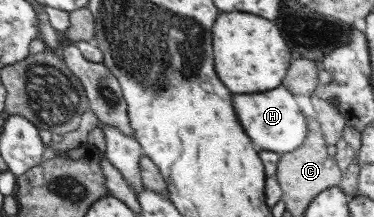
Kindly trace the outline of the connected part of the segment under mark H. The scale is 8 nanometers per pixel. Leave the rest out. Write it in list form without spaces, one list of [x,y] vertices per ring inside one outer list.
[[[281,85],[272,91],[259,92],[253,96],[249,94],[237,96],[237,112],[241,112],[239,114],[241,125],[245,127],[245,132],[259,152],[271,151],[282,155],[295,151],[308,140],[312,124],[301,112],[297,95],[287,85]]]

